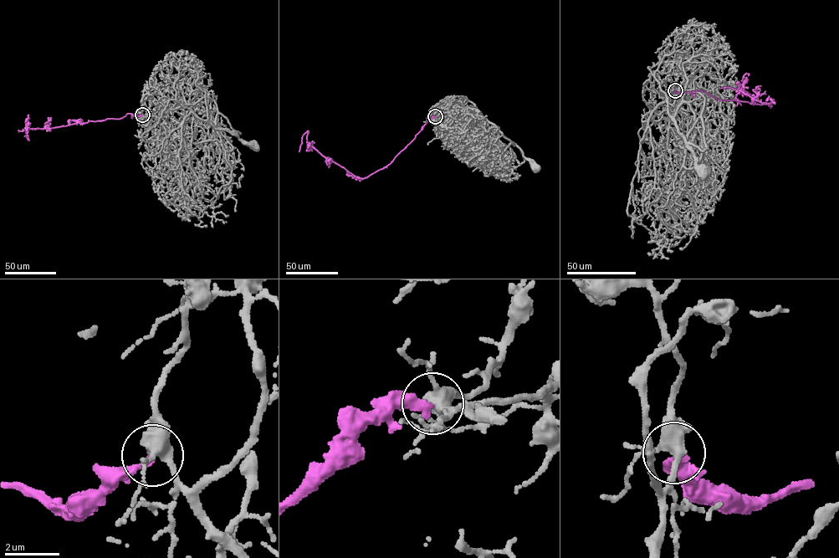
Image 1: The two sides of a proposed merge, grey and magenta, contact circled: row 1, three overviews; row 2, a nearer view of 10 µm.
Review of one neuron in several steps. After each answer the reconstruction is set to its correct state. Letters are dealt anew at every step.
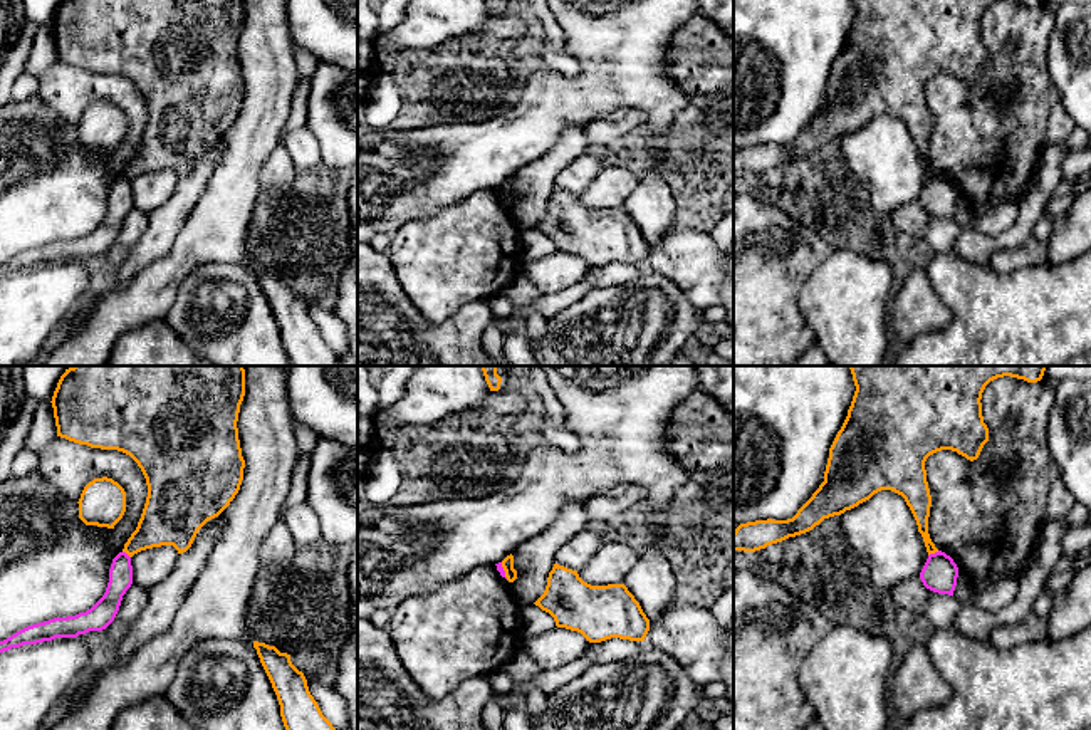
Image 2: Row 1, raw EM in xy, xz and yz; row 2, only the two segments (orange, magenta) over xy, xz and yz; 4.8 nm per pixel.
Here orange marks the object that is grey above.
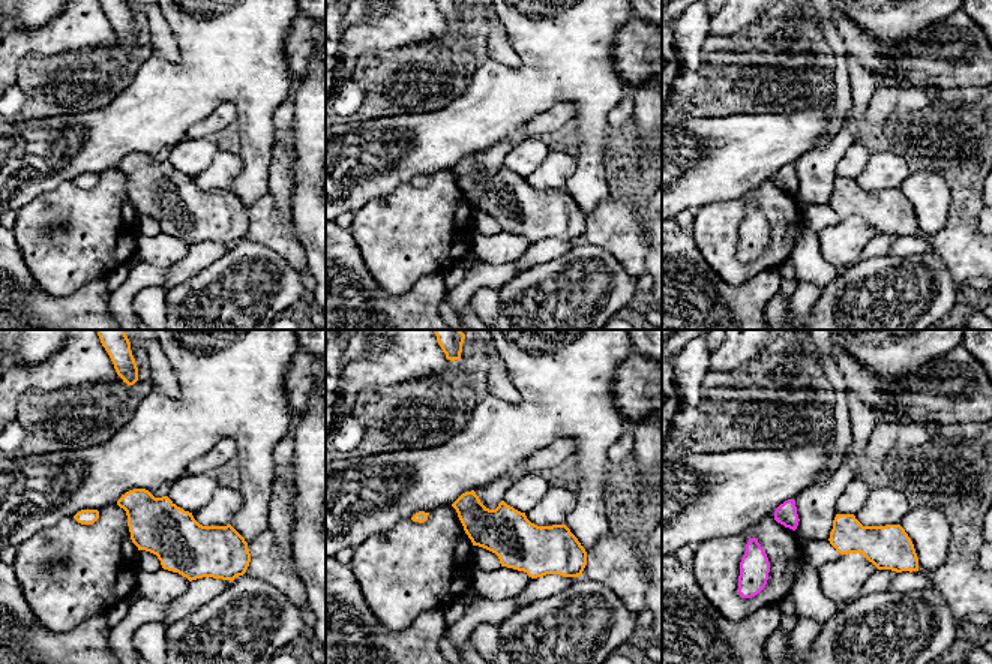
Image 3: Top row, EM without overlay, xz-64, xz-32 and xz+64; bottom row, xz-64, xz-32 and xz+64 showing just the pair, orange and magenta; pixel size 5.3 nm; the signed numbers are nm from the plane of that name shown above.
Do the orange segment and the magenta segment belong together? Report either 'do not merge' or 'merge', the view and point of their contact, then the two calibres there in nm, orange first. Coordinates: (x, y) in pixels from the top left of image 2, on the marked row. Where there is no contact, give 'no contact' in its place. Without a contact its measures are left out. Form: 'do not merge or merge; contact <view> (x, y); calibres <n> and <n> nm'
do not merge; contact yz (934, 552); calibres 110 and 170 nm

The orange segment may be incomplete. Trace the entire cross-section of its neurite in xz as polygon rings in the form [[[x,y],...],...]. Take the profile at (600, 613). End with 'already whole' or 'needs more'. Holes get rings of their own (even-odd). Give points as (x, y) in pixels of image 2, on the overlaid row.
[[[554,564],[546,591],[534,604],[549,613],[557,628],[577,631],[589,643],[611,638],[645,641],[650,631],[650,619],[624,584],[591,586],[579,577],[577,571],[559,564]]]; already whole

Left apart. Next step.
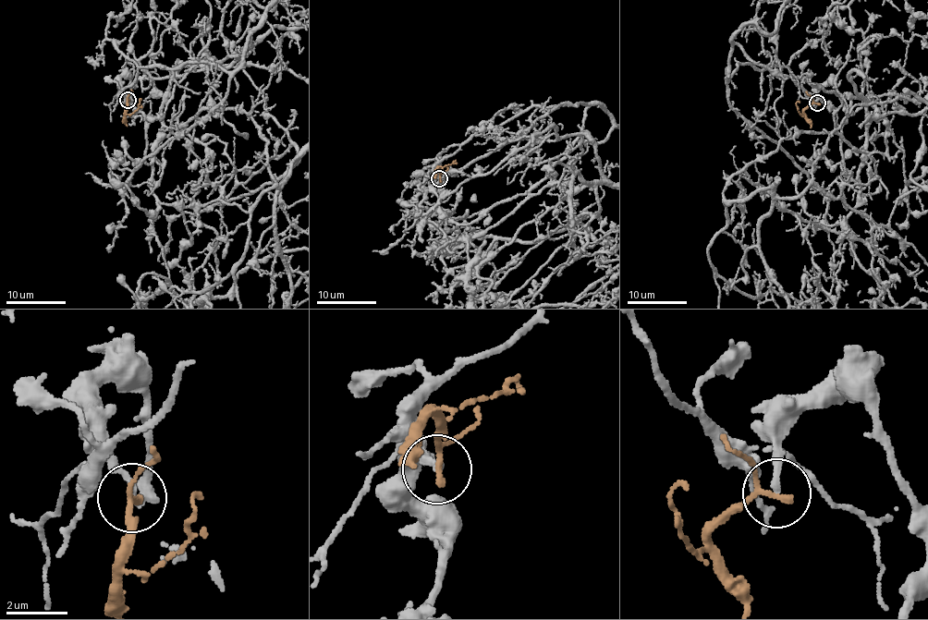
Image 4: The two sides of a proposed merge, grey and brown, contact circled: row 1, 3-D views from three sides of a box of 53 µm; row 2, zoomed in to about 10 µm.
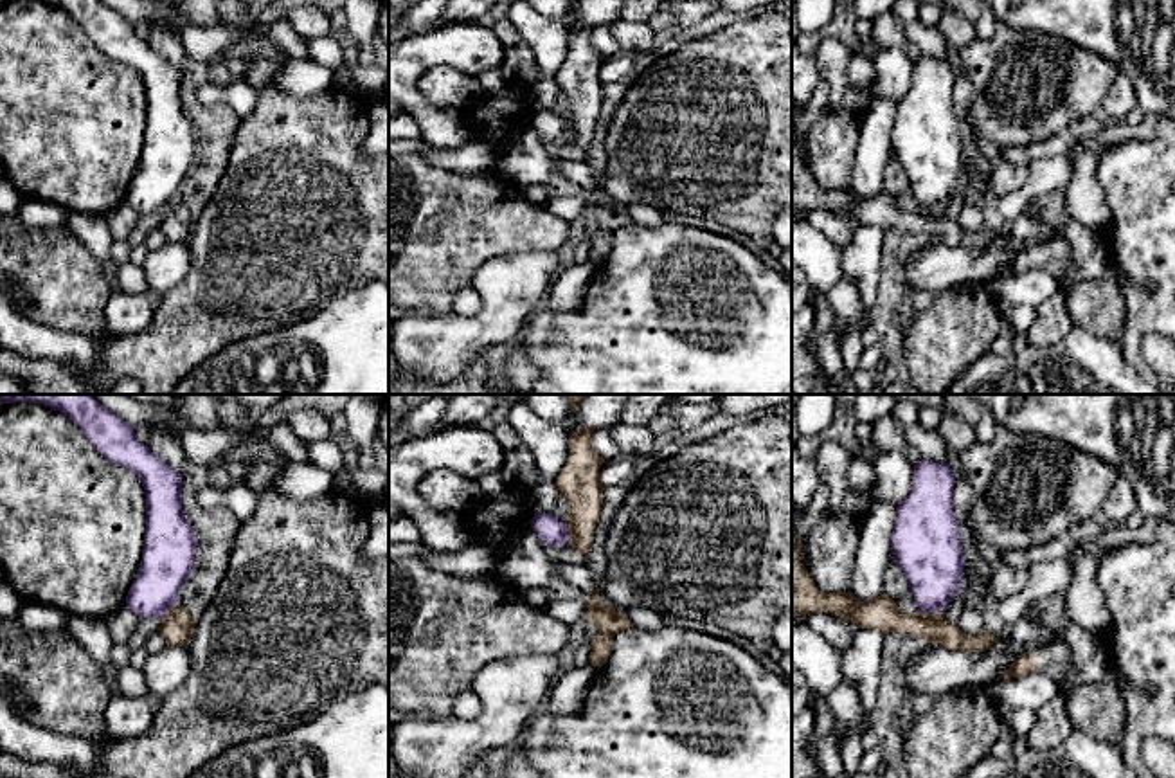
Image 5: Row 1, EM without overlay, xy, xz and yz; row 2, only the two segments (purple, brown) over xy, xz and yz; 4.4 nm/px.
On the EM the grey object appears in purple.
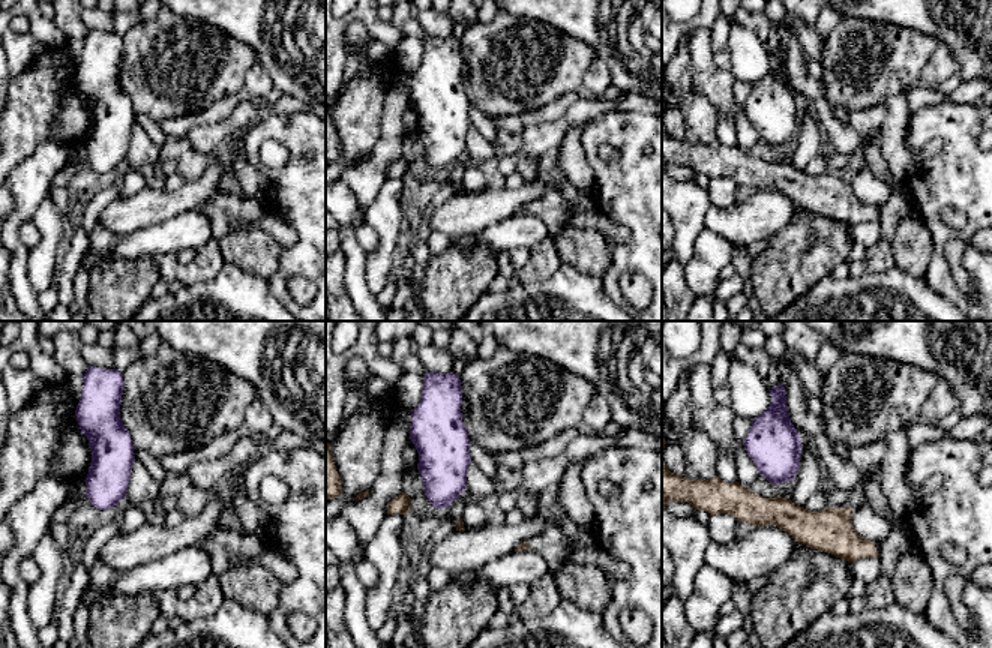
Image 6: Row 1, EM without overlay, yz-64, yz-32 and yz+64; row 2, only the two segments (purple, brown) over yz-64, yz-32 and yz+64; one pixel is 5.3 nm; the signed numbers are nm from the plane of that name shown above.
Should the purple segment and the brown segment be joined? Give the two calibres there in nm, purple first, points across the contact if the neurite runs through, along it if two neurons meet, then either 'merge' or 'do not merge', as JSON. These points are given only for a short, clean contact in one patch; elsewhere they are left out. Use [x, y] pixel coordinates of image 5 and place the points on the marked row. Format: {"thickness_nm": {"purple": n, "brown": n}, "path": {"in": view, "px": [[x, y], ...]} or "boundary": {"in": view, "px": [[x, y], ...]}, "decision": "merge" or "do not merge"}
{"thickness_nm": {"purple": 280, "brown": 150}, "boundary": {"in": "yz", "px": [[918, 609], [940, 613]]}, "decision": "do not merge"}

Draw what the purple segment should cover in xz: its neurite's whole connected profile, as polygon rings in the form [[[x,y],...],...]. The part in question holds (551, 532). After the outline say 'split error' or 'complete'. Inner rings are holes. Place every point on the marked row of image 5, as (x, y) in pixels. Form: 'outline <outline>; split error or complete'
outline [[[534,513],[531,528],[543,546],[560,547],[569,542],[567,522],[558,520],[551,513]]]; complete

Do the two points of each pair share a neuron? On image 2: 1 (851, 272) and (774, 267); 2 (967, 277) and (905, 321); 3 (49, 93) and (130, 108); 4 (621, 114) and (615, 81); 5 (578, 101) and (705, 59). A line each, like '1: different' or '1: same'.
1: different
2: different
3: same
4: different
5: different

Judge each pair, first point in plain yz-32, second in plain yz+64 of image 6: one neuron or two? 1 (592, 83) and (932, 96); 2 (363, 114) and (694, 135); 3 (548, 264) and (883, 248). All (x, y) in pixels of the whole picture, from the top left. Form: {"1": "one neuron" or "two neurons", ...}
{"1": "two neurons", "2": "one neuron", "3": "one neuron"}

